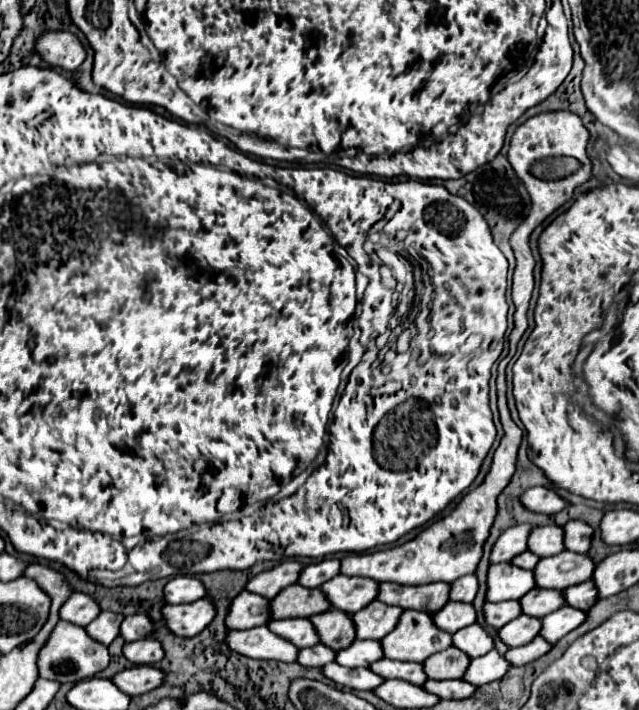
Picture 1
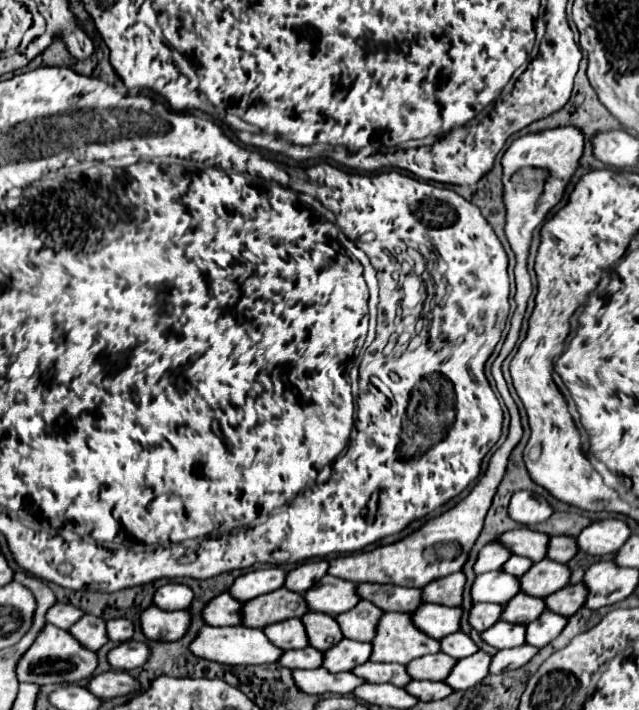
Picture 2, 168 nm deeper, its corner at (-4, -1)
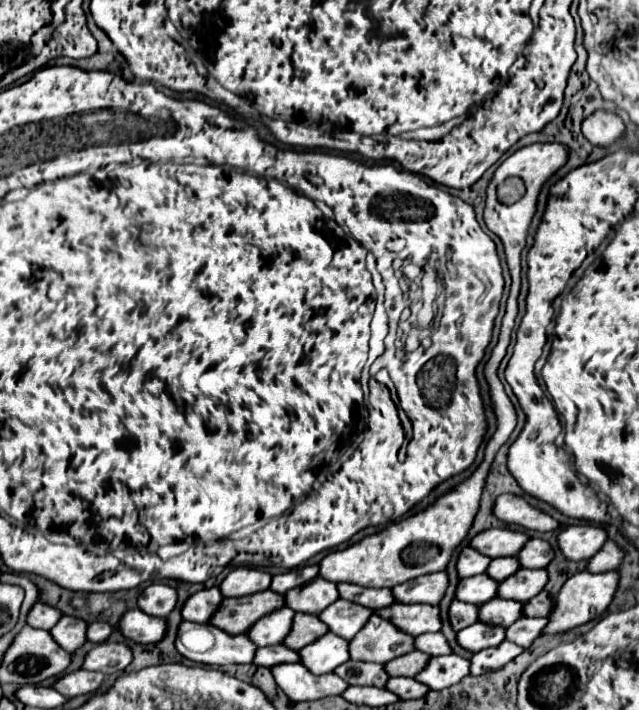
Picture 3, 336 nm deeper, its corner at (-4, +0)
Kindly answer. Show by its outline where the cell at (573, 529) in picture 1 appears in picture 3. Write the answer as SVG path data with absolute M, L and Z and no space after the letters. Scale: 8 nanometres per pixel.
M529 539L517 555L523 569L543 569L553 559L553 551L543 539Z

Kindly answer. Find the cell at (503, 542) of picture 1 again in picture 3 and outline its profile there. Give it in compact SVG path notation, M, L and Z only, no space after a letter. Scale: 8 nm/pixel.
M463 547L459 557L457 557L455 569L457 569L459 577L473 577L473 575L479 575L479 573L485 573L489 561L491 559L487 559L479 551L475 551L471 547Z

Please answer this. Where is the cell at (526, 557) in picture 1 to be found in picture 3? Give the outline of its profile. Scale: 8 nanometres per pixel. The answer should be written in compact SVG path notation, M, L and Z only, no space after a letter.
M499 557L499 559L493 559L493 561L489 563L489 567L487 567L485 573L487 573L491 579L501 581L501 579L513 575L517 569L519 569L519 561L517 561L515 557Z

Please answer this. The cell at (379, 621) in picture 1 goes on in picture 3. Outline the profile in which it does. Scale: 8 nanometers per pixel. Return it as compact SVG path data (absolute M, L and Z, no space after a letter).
M337 599L335 603L331 603L331 607L327 607L323 613L319 613L319 619L327 625L329 631L333 631L335 635L349 641L351 635L355 635L367 623L367 619L371 615L373 615L373 611L363 605L355 605L351 601Z

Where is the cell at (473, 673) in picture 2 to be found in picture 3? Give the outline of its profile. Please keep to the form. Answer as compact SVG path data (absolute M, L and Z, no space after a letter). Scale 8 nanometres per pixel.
M439 655L427 661L427 667L413 679L429 689L447 689L469 675L469 659L459 655Z

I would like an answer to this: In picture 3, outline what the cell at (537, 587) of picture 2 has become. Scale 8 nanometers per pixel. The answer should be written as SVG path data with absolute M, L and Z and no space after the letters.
M519 569L515 575L499 583L499 597L527 603L527 599L543 591L545 583L547 583L545 569Z

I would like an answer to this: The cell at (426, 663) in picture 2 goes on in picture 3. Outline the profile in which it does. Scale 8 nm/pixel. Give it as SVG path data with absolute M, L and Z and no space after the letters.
M411 651L391 663L385 663L383 667L387 667L387 673L391 677L415 677L427 665L427 659L429 659L429 655L425 655L421 651Z

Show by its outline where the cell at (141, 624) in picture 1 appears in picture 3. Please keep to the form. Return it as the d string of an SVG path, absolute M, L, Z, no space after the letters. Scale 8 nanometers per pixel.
M95 621L87 627L87 641L91 643L103 643L113 633L113 627L105 621Z

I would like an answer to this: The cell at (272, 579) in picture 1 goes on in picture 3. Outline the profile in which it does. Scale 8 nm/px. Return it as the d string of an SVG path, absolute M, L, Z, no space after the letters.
M237 567L223 579L219 589L223 591L223 597L243 597L265 591L269 589L269 585L271 585L269 573L253 567Z

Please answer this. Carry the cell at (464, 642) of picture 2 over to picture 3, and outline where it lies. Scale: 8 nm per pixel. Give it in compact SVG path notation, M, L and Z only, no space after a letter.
M427 633L427 635L417 635L415 637L415 649L423 651L431 657L435 655L447 655L451 653L447 639L443 637L443 633Z

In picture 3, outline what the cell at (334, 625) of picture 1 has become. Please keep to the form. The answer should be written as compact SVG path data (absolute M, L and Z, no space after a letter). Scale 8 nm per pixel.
M295 613L291 631L287 635L287 641L283 641L285 647L299 651L301 647L313 643L315 639L319 639L323 633L327 633L327 627L319 621L317 615L309 615L309 613Z

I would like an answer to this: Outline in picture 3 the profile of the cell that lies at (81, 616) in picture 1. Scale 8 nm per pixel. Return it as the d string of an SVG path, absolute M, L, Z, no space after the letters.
M37 601L27 615L27 625L35 627L35 629L51 629L59 617L61 617L61 613L55 607L49 607L49 605Z

